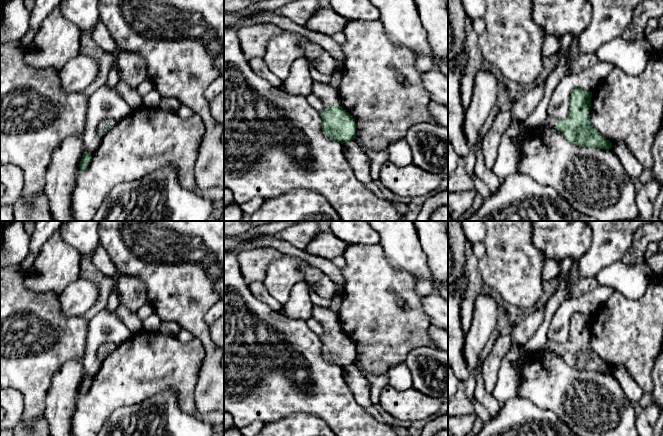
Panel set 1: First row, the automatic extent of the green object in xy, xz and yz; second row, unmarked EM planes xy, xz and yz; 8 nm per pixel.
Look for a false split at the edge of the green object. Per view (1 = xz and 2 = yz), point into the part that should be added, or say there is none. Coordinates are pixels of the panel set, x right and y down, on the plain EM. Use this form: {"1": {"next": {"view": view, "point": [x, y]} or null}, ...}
{"1": {"next": {"view": "xz", "point": [329, 320]}}, "2": {"next": {"view": "yz", "point": [549, 346]}}}

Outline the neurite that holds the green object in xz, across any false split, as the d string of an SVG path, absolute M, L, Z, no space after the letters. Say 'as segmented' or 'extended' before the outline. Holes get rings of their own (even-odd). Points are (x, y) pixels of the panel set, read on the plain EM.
extended; M313 305L312 318L319 321L327 331L320 336L321 353L332 364L341 368L354 364L356 348L351 339L340 330L337 315L330 308Z

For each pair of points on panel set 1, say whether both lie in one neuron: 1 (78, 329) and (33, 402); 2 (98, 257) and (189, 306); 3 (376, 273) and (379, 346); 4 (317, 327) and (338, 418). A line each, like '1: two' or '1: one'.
1: one
2: two
3: one
4: two

